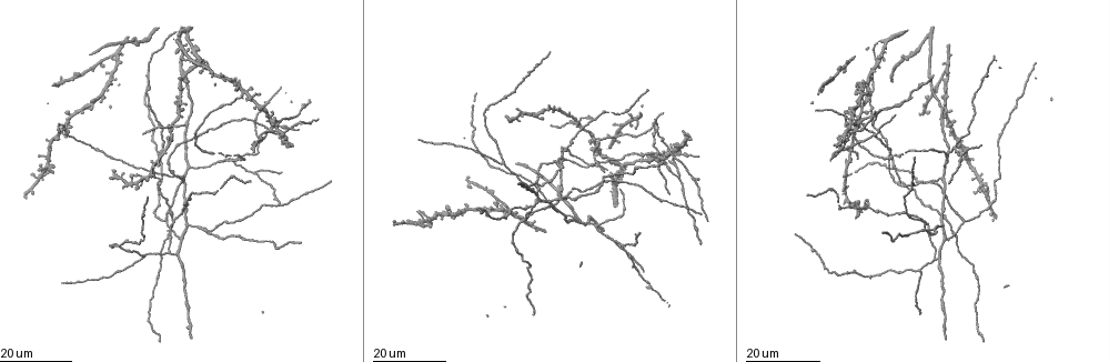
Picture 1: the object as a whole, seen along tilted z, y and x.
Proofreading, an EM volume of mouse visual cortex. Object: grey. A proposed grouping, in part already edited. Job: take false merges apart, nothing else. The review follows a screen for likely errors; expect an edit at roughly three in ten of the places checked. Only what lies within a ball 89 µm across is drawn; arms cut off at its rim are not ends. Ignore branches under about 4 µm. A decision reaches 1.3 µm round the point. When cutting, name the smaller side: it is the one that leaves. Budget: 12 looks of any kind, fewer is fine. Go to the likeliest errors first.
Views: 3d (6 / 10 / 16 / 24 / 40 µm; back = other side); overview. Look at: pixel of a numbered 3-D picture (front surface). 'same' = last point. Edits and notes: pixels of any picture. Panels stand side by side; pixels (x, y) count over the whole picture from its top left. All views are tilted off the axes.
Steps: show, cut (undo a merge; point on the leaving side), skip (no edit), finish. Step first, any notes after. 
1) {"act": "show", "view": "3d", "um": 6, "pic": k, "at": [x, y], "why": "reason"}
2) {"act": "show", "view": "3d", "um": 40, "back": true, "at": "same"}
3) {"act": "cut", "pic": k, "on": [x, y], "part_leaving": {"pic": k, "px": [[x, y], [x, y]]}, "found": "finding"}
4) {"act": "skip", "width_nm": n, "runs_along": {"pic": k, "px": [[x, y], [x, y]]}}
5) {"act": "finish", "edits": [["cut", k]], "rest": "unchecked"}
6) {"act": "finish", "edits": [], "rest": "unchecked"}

{"act": "show", "view": "3d", "um": 24, "pic": 1, "at": [565, 195], "why": "small branch off a trunk"}

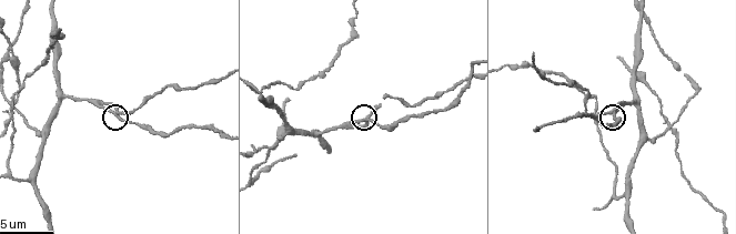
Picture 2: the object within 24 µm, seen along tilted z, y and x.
{"act": "show", "view": "3d", "um": 10, "pic": 2, "at": [612, 114], "why": "closer look"}

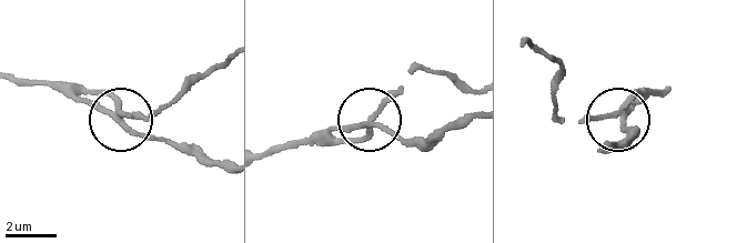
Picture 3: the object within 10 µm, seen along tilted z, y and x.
{"act": "skip", "side_arm_um": 37, "arms": 3, "found": "one neuron here"}

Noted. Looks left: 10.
{"act": "show", "view": "3d", "um": 16, "pic": 1, "at": [255, 174], "why": "branch point"}

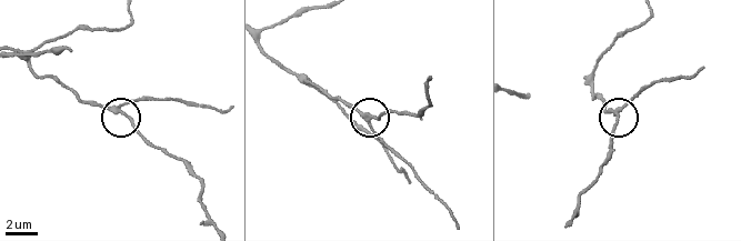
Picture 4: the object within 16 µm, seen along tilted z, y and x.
{"act": "show", "view": "3d", "um": 10, "pic": 4, "at": [622, 106]}

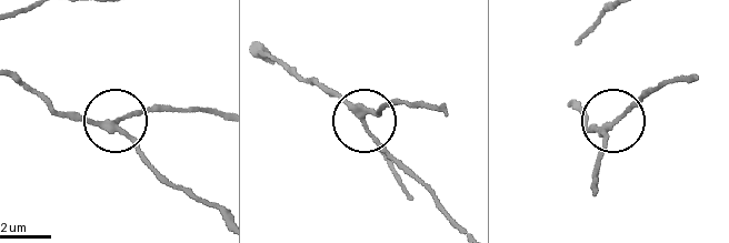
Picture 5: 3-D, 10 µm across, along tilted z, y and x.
{"act": "skip", "side_arm_um": 10, "runs_along": {"pic": 5, "px": [[258, 52], [333, 94], [403, 166]]}, "found": "all the same neuron"}

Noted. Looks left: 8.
{"act": "show", "view": "3d", "um": 10, "pic": 2, "at": [64, 96], "why": "two arms at a narrow angle"}

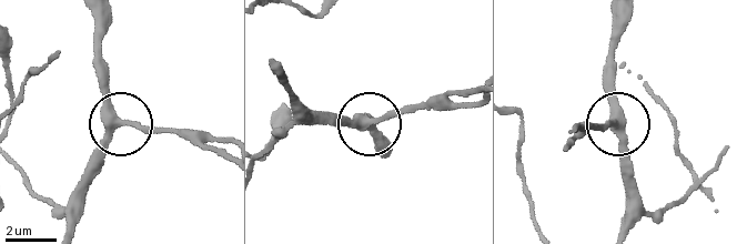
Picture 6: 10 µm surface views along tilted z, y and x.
{"act": "skip", "runs_along": {"pic": 6, "px": [[266, 149], [302, 122], [349, 128], [415, 107], [444, 105]]}, "found": "one neuron here"}

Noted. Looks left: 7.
{"act": "show", "view": "3d", "um": 24, "pic": 1, "at": [567, 214], "why": "thin arm on a thick one"}

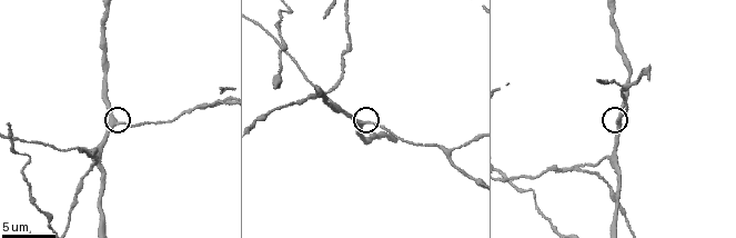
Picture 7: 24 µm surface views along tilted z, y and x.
{"act": "show", "view": "3d", "um": 6, "pic": 7, "at": [119, 123]}

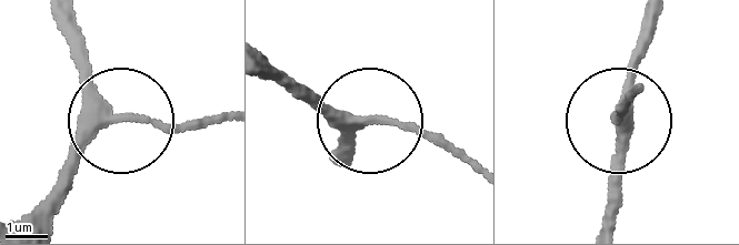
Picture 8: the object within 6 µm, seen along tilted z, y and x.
{"act": "skip", "runs_along": {"pic": 8, "px": [[45, 221], [59, 169], [113, 122], [179, 129], [221, 119]]}, "found": "all the same neuron"}

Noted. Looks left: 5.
{"act": "show", "view": "3d", "um": 16, "pic": 7, "at": [649, 69], "why": "three-way junction"}

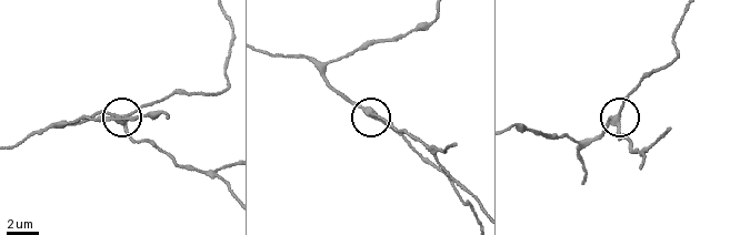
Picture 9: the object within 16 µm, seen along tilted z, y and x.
{"act": "skip", "runs_along": {"pic": 9, "px": [[581, 181], [581, 151], [609, 120], [618, 118], [626, 140]]}, "found": "one neuron here"}

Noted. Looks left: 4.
{"act": "show", "view": "3d", "um": 16, "pic": 7, "at": [450, 154], "why": "three-way junction"}

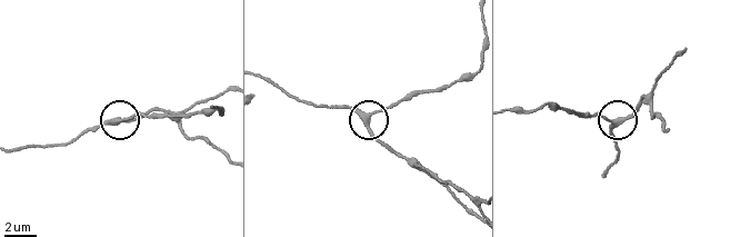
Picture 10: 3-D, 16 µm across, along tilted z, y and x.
{"act": "skip", "side_arm_um": 44, "runs_along": {"pic": 10, "px": [[262, 77], [307, 100], [353, 110], [396, 156]]}, "found": "all the same neuron"}

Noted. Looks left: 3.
{"act": "finish", "edits": [], "rest": "unchecked"}

